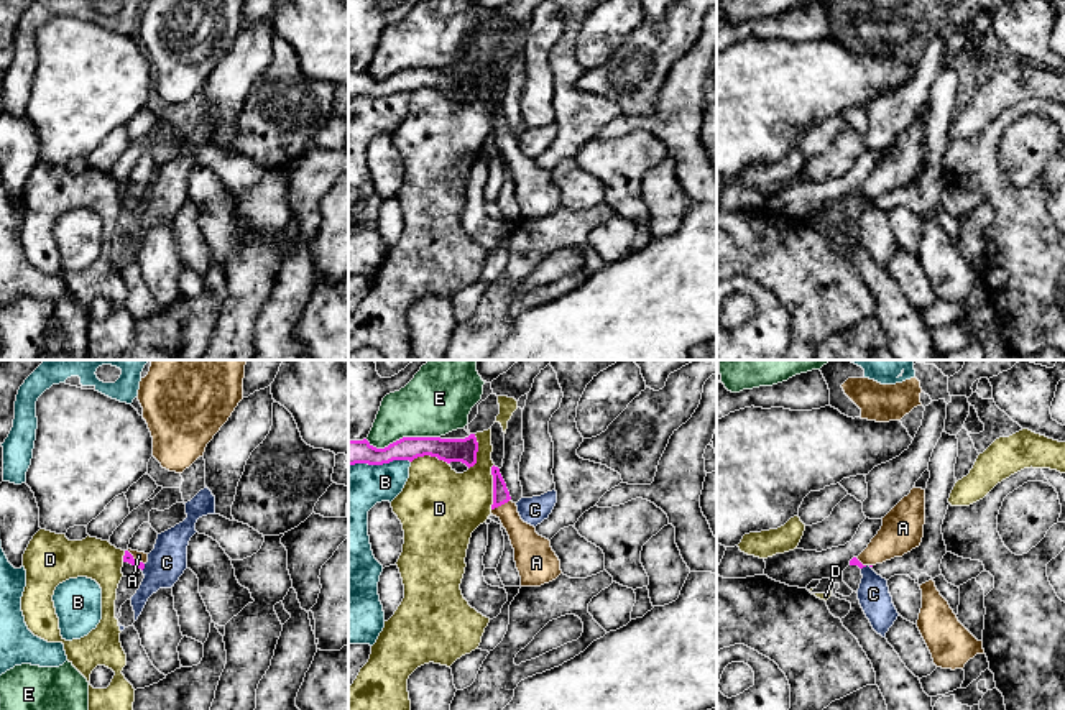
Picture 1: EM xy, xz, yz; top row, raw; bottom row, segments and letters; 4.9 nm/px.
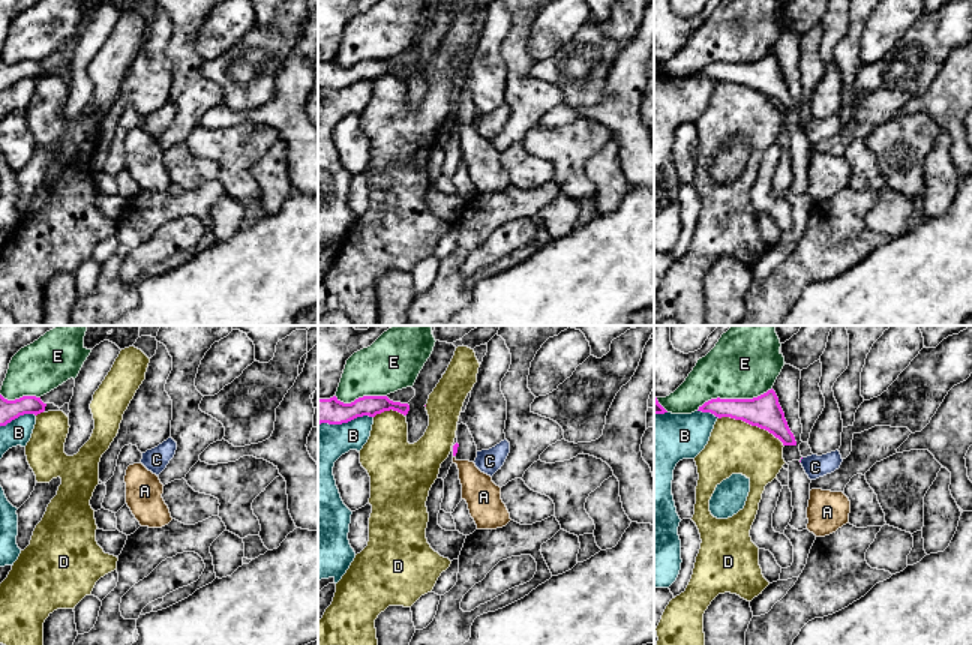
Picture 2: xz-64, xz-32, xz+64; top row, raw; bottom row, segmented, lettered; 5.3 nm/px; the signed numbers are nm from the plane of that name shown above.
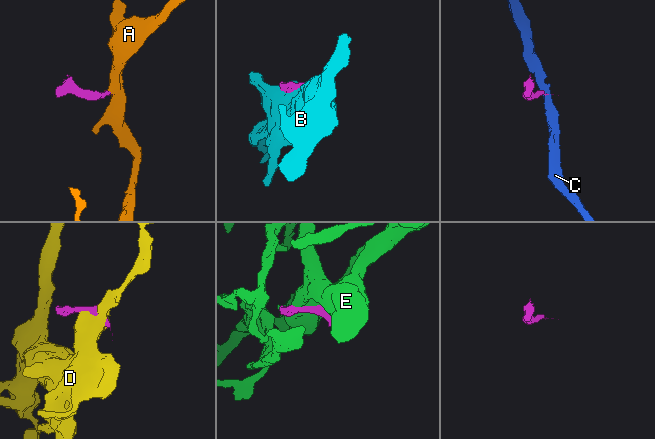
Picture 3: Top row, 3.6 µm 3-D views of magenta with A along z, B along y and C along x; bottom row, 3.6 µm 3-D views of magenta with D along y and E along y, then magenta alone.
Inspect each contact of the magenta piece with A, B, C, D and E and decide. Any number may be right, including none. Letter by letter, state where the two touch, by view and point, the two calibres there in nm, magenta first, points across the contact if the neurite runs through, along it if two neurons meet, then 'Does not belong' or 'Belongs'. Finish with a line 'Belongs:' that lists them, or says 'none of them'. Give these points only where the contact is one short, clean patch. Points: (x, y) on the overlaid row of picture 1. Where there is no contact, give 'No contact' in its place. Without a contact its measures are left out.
A: Touches magenta at xz (500, 505). Thickness 80 nm (magenta) against 150 nm. Path across: xz (500, 492), (500, 505), (528, 544). Belongs
B: Touches magenta at xz (378, 464). Thickness 130 nm (magenta) against 260 nm. Does not belong
C: Touches magenta at xy (143, 567). Thickness 50 nm (magenta) against 190 nm. Boundary: xy (145, 564), (142, 571). Does not belong
D: Touches magenta at xz (493, 487). Thickness 80 nm (magenta) against 340 nm. Does not belong
E: Touches magenta at xz (403, 437). Thickness 110 nm (magenta) against 320 nm. Does not belong
Belongs: A

